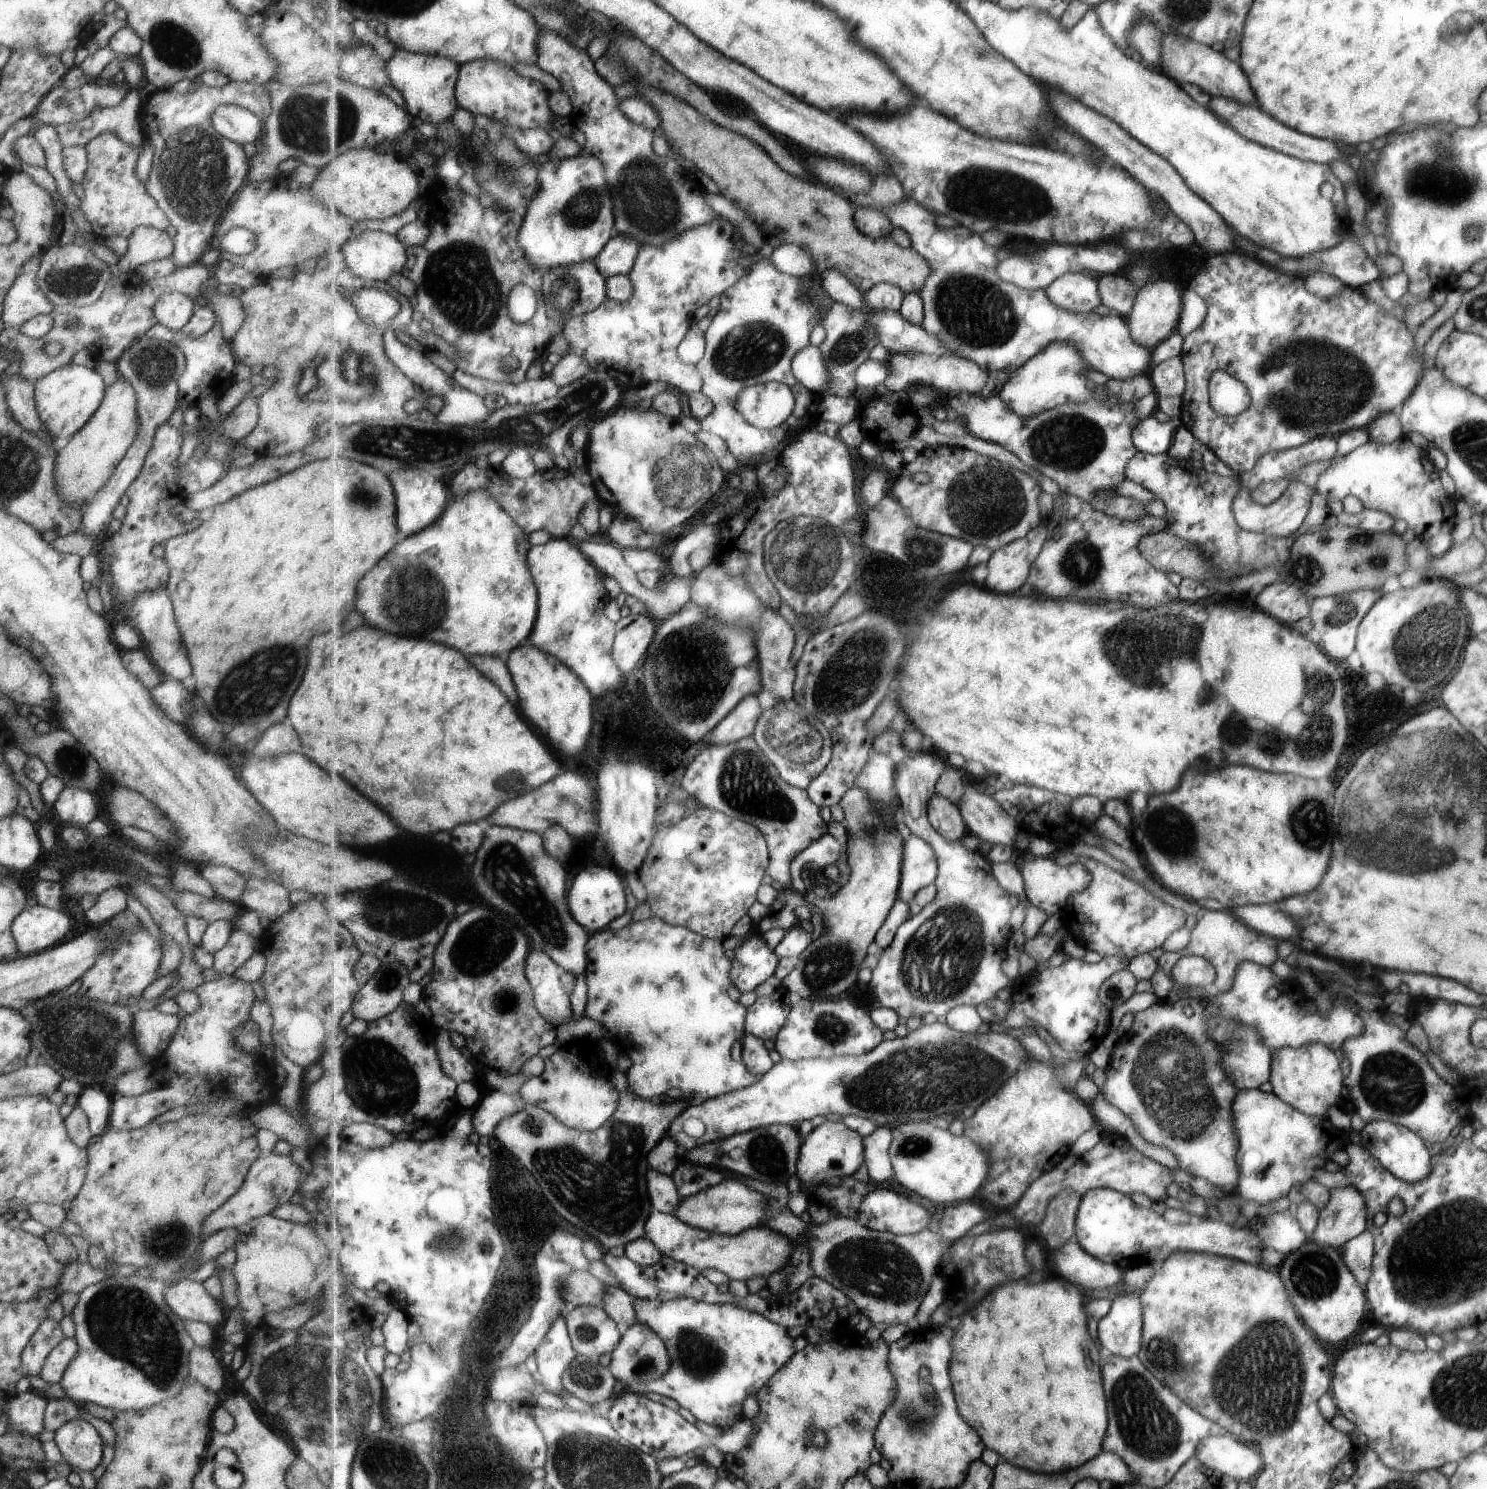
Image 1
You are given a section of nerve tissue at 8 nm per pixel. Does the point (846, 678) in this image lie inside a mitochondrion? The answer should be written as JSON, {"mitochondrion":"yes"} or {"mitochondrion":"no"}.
{"mitochondrion":"yes"}

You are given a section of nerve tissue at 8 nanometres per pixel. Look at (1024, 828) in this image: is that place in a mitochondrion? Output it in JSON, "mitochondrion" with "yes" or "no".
{"mitochondrion":"no"}

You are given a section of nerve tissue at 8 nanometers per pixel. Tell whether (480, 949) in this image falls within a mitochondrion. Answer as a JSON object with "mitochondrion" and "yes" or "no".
{"mitochondrion":"yes"}

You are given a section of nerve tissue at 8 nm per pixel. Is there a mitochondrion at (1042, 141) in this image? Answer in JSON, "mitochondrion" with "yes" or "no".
{"mitochondrion":"no"}

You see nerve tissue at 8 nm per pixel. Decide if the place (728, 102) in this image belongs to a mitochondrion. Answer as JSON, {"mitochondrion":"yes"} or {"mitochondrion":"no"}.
{"mitochondrion":"no"}

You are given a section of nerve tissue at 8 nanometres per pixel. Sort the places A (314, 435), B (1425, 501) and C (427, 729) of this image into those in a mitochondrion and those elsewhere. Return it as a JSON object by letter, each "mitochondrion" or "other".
{"A":"other","B":"other","C":"other"}

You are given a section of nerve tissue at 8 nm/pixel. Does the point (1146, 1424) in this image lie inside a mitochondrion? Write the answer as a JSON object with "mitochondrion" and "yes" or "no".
{"mitochondrion":"yes"}

